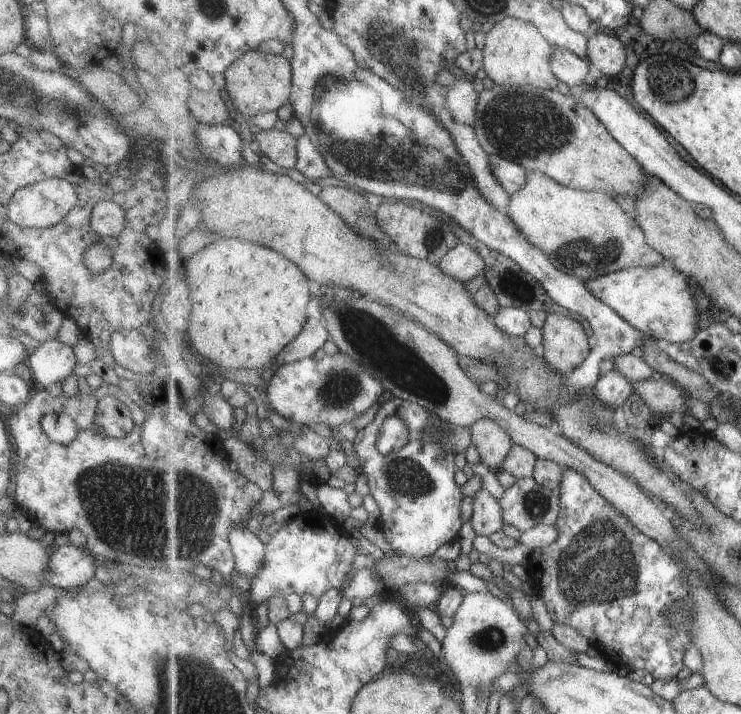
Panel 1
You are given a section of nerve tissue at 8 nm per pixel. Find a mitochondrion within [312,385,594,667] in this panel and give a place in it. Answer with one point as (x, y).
(406, 478)

